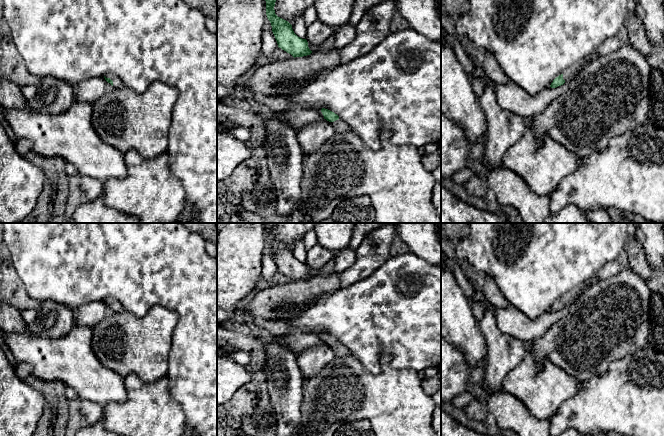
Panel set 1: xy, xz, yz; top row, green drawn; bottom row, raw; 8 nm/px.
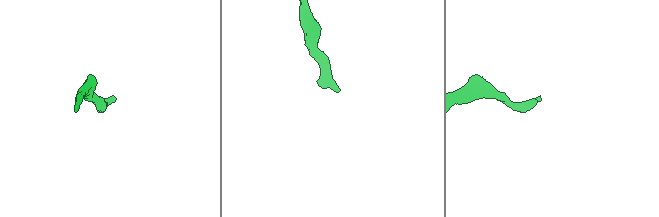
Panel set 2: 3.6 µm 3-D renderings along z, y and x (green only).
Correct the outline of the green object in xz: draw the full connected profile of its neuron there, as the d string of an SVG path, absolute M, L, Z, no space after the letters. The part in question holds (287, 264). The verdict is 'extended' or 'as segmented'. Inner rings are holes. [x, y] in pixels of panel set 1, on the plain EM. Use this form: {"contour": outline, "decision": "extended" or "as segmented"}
{"contour": "M265 223L266 239L272 250L272 256L278 271L295 281L310 279L312 275L308 271L306 263L298 261L292 249L275 238L274 230L277 223Z", "decision": "as segmented"}

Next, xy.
{"contour": "M107 297L104 300L105 304L110 307L114 312L118 312L122 309L121 303L114 297Z", "decision": "extended"}

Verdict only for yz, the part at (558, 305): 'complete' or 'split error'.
split error

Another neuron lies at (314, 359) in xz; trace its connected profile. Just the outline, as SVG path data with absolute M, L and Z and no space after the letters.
M319 343L300 353L297 356L297 361L304 379L308 379L322 370L326 364L334 361L335 357L335 353L329 345Z

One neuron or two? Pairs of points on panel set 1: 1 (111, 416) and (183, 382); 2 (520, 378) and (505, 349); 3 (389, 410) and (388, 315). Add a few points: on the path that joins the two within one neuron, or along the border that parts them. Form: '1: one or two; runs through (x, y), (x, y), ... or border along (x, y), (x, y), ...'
1: two; border along (166, 376), (169, 394), (179, 404), (181, 409)
2: two; border along (526, 353), (503, 379), (501, 387)
3: two; border along (407, 368), (393, 368), (383, 354), (373, 372)

